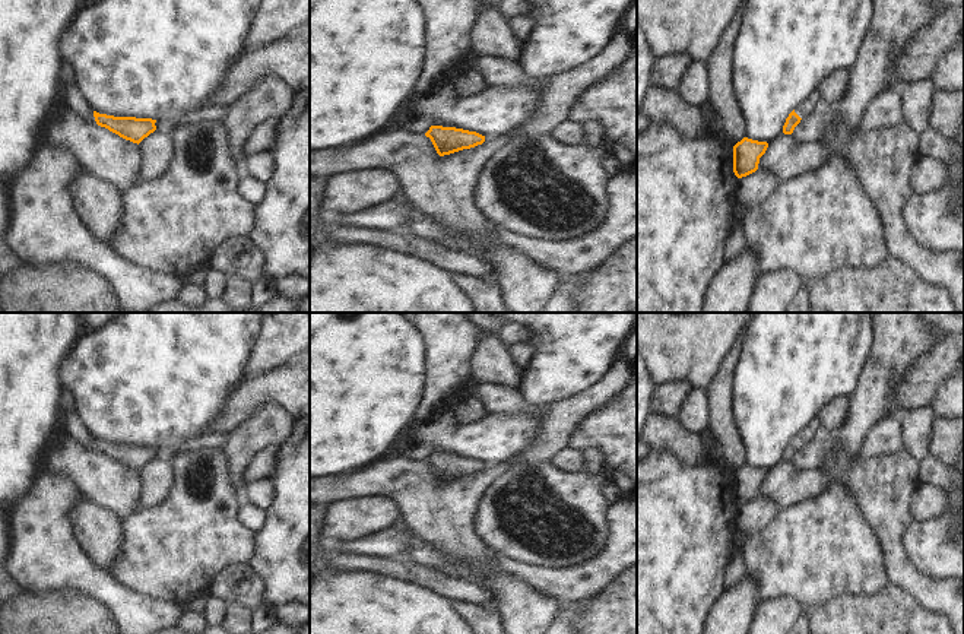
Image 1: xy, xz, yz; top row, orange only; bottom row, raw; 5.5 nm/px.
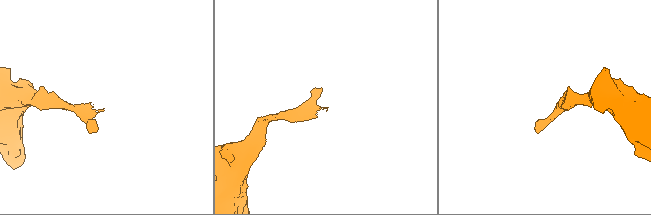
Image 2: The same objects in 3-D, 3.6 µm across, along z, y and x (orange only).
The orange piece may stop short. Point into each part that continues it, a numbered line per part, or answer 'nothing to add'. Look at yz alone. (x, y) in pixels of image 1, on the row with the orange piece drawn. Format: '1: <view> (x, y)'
1: yz (808, 107)

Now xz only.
nothing to add

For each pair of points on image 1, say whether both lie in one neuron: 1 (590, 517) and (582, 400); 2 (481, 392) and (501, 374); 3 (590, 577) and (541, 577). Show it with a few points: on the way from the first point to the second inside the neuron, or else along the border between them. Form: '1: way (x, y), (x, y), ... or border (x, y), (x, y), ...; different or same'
1: way (561, 488), (545, 472), (545, 447), (555, 430); same
2: border (478, 383), (498, 383), (517, 389); different
3: way (579, 579), (552, 579); same

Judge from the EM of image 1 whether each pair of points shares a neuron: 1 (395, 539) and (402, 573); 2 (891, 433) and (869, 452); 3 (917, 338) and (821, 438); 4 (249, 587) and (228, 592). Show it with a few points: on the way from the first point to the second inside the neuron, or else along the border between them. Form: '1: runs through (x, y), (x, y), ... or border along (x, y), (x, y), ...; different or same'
1: border along (365, 554), (399, 558); different
2: runs through (885, 437), (875, 446); same
3: border along (834, 433), (836, 450), (821, 465); different
4: runs through (244, 587), (232, 587); same

